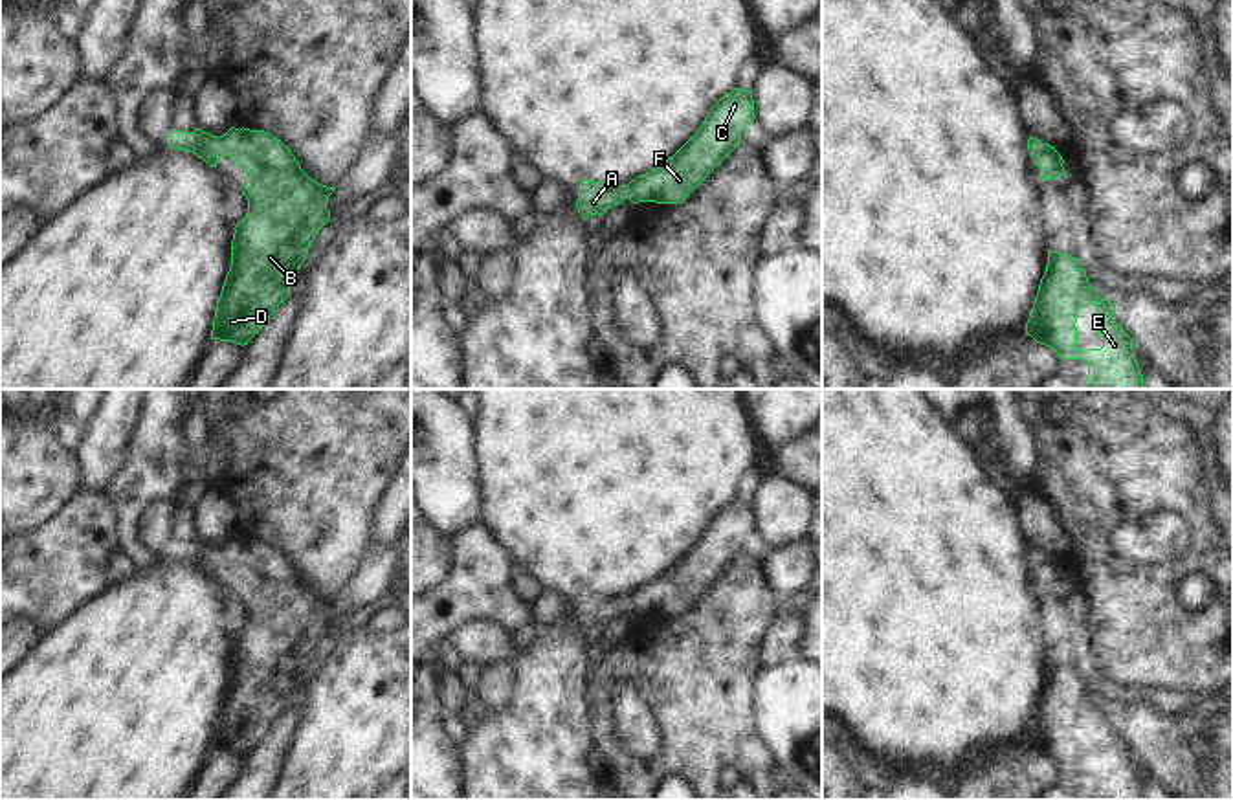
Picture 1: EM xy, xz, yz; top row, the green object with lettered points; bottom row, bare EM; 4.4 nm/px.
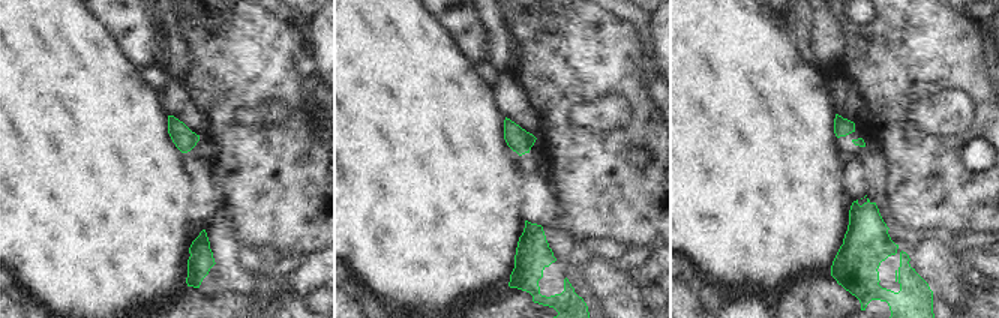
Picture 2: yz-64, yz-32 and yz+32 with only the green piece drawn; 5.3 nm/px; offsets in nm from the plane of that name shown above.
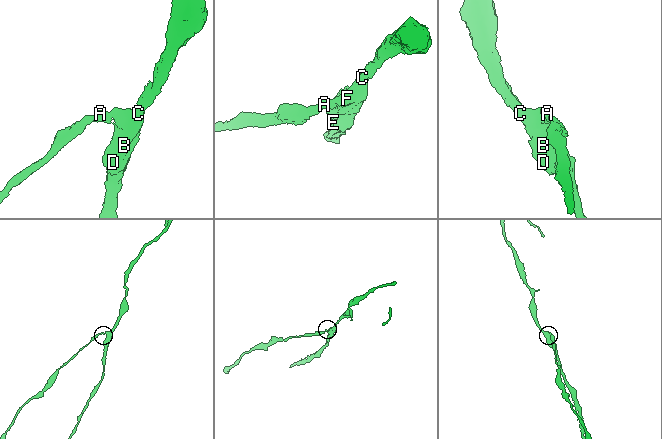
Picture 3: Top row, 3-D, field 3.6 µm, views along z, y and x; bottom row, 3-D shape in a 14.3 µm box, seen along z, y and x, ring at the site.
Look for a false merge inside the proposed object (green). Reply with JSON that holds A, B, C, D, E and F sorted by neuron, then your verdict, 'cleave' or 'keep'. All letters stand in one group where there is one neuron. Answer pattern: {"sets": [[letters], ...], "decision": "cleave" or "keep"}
{"sets": [["A", "B", "C", "D", "E", "F"]], "decision": "keep"}

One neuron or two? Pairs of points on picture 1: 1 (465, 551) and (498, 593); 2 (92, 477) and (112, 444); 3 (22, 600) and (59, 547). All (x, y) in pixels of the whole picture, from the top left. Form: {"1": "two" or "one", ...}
{"1": "one", "2": "one", "3": "one"}

